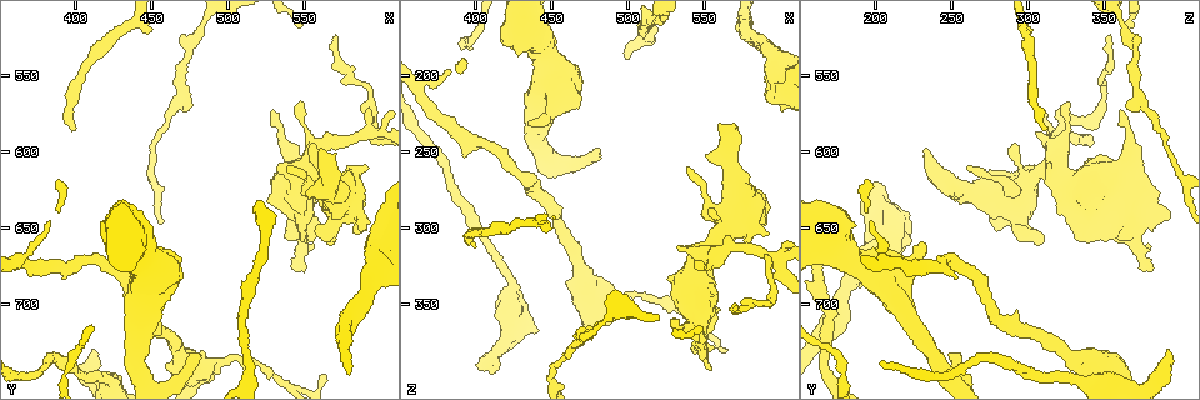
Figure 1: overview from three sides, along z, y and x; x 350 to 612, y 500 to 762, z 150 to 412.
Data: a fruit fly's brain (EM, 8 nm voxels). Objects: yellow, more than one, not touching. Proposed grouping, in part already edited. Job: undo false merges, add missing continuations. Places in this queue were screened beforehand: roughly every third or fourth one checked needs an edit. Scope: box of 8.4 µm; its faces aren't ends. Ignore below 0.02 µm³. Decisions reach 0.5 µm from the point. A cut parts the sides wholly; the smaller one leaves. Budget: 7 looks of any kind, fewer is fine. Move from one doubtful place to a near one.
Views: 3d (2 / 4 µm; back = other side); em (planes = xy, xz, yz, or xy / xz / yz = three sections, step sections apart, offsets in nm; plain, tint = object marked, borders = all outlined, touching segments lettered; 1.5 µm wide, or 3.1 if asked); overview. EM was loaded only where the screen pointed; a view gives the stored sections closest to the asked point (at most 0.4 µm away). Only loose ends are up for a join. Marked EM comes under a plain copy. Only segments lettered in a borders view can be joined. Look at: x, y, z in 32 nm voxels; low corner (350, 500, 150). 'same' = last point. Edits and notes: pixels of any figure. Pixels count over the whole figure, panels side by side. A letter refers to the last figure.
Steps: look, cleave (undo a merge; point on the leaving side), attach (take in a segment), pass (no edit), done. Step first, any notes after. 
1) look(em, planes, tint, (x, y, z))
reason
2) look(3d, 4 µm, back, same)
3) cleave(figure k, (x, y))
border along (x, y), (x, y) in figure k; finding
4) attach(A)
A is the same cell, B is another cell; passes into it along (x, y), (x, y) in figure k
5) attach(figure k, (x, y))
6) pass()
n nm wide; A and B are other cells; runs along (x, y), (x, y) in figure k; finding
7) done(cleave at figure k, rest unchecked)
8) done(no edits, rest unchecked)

look(em, planes, borders, (478, 732, 248))
an open end

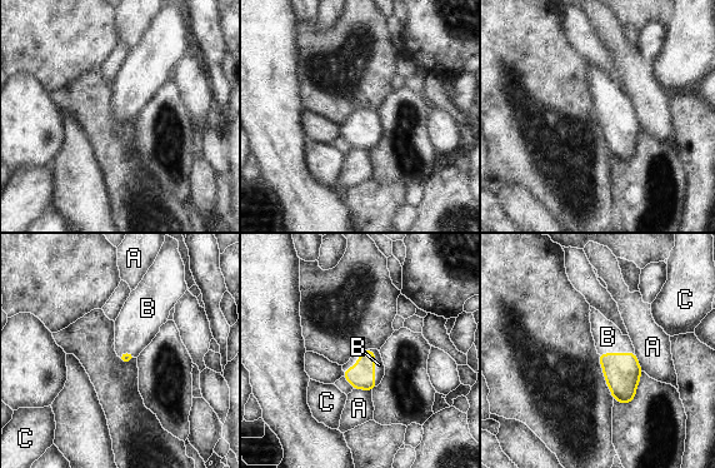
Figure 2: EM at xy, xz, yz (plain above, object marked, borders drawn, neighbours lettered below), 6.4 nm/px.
attach(B)
B is the same cell, A and C are other cells; passes into it along (361, 376), (374, 367), (379, 364) in figure 2; the neuron continues

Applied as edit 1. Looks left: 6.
look(3d, 4 µm, back, (530, 574, 362))

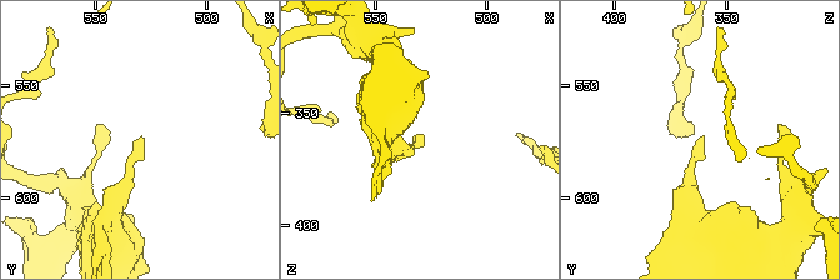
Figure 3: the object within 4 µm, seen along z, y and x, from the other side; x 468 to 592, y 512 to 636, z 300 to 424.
look(em, yz, step 4, borders, (530, 572, 362))
need the tissue

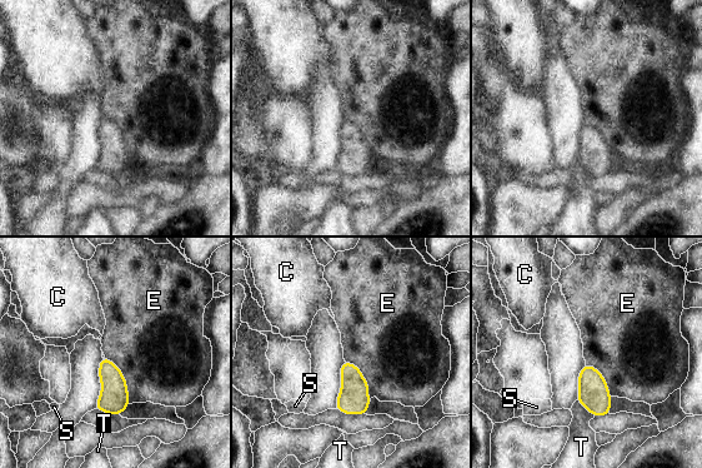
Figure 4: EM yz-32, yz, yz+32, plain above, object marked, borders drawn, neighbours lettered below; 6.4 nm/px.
pass()
C, E, S and T are other cells; border along (105, 357), (120, 371), (129, 403) in figure 4; no lettered segment goes on from it

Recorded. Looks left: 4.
look(em, planes, borders, (398, 584, 314))
free end

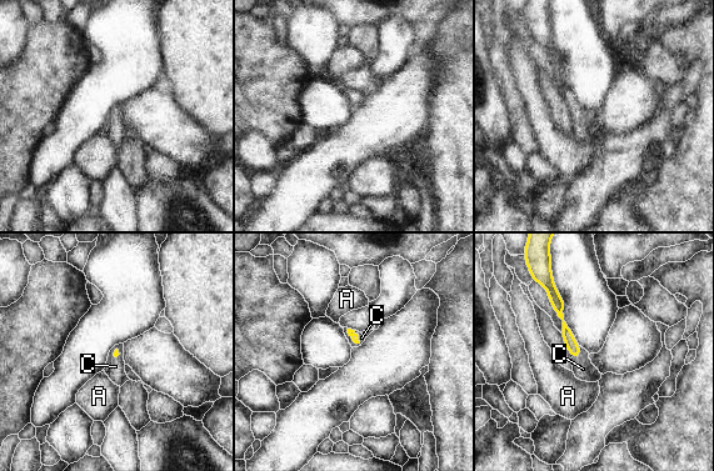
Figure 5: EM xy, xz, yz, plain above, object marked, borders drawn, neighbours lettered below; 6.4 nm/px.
attach(C)
C is the same cell, A is another cell; the neuron continues

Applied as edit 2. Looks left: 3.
done(attach at figure 2, attach at figure 5, rest unchecked)

